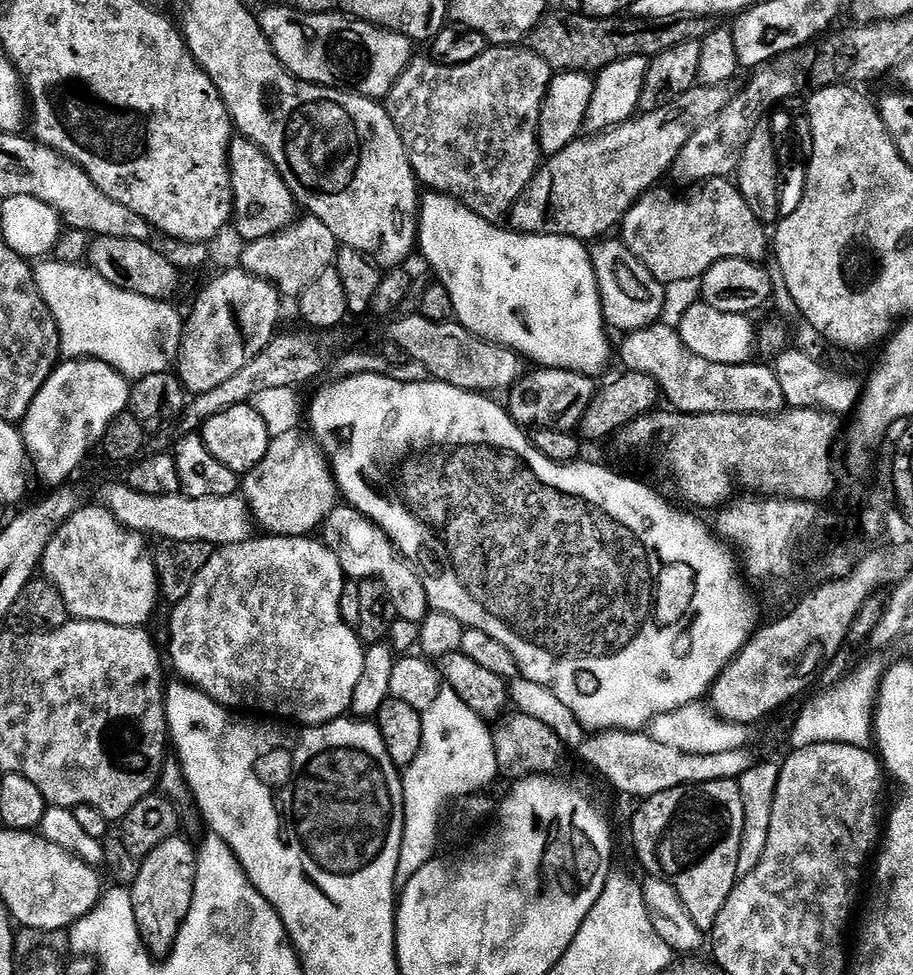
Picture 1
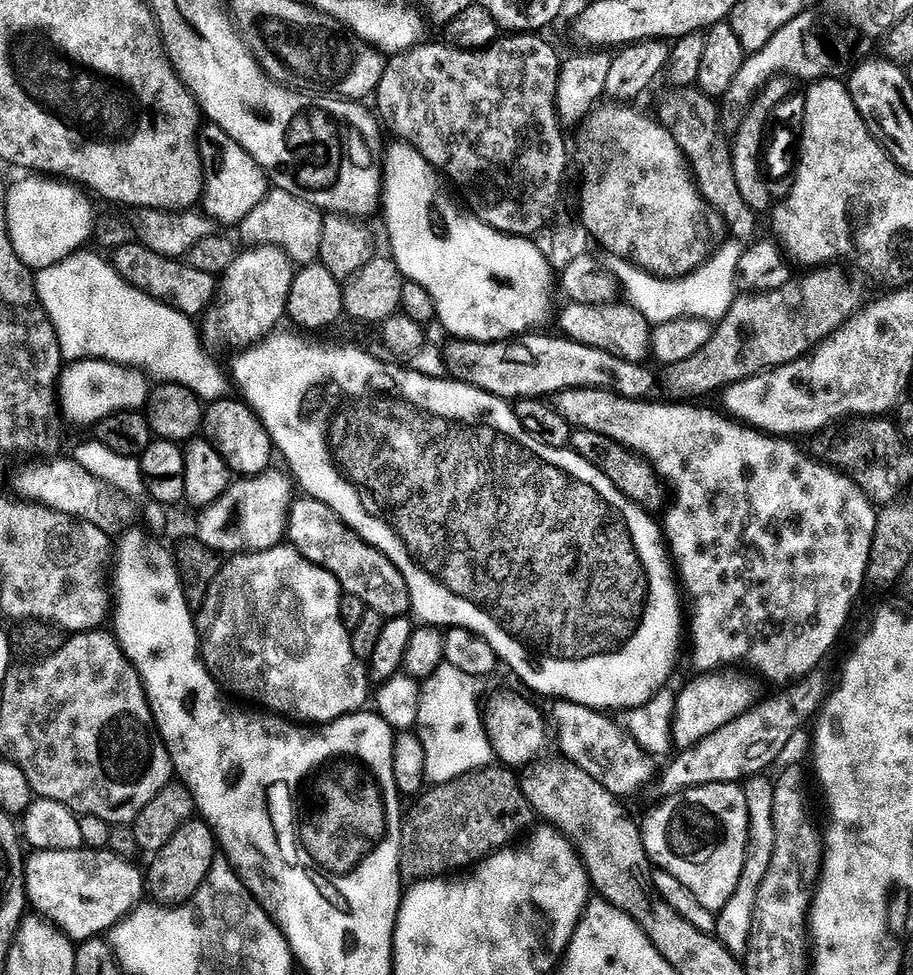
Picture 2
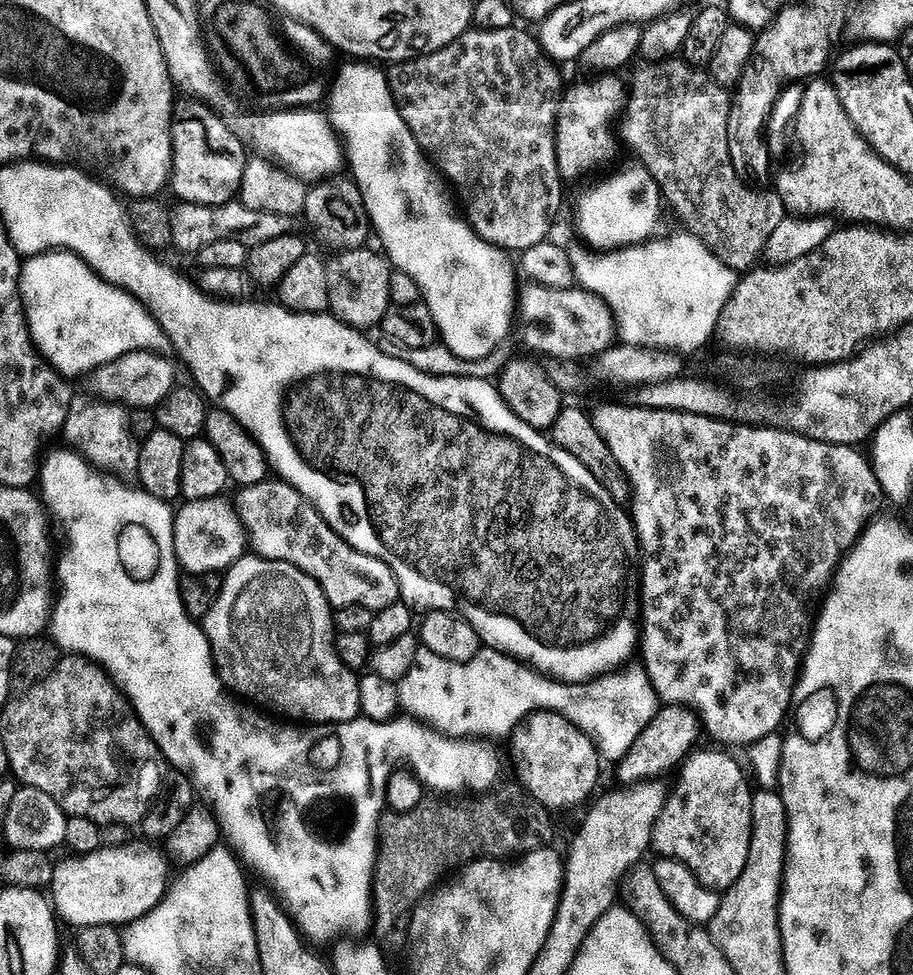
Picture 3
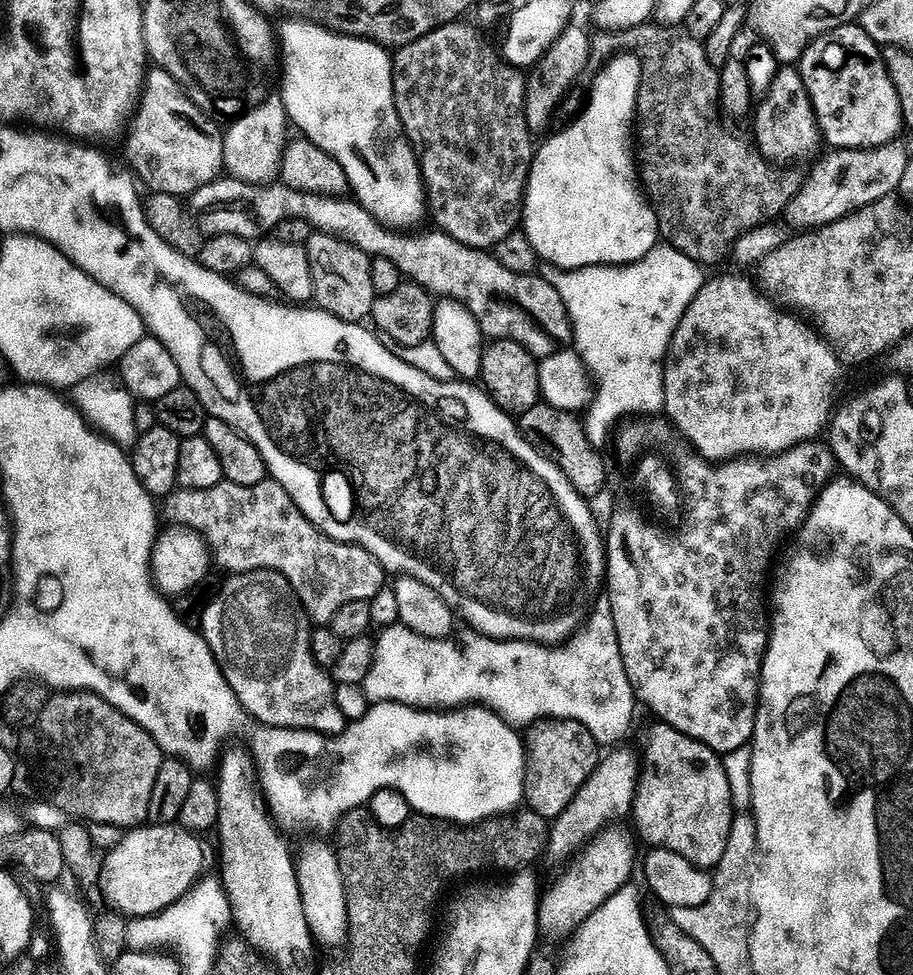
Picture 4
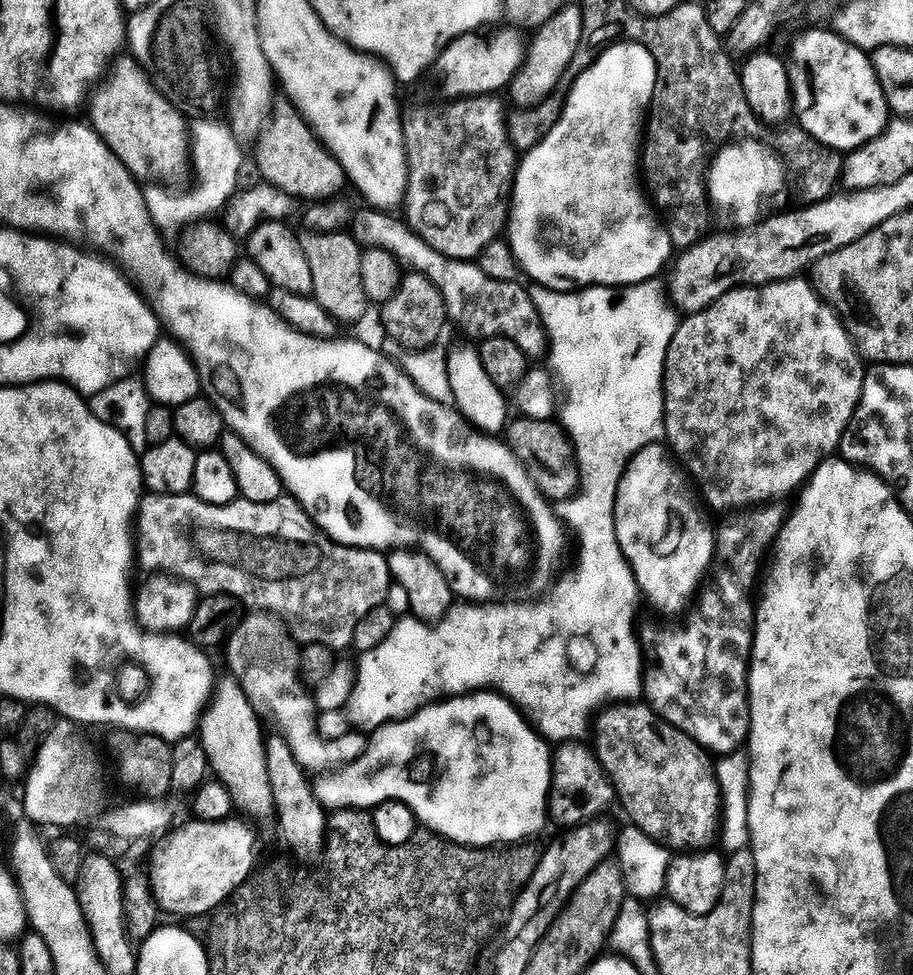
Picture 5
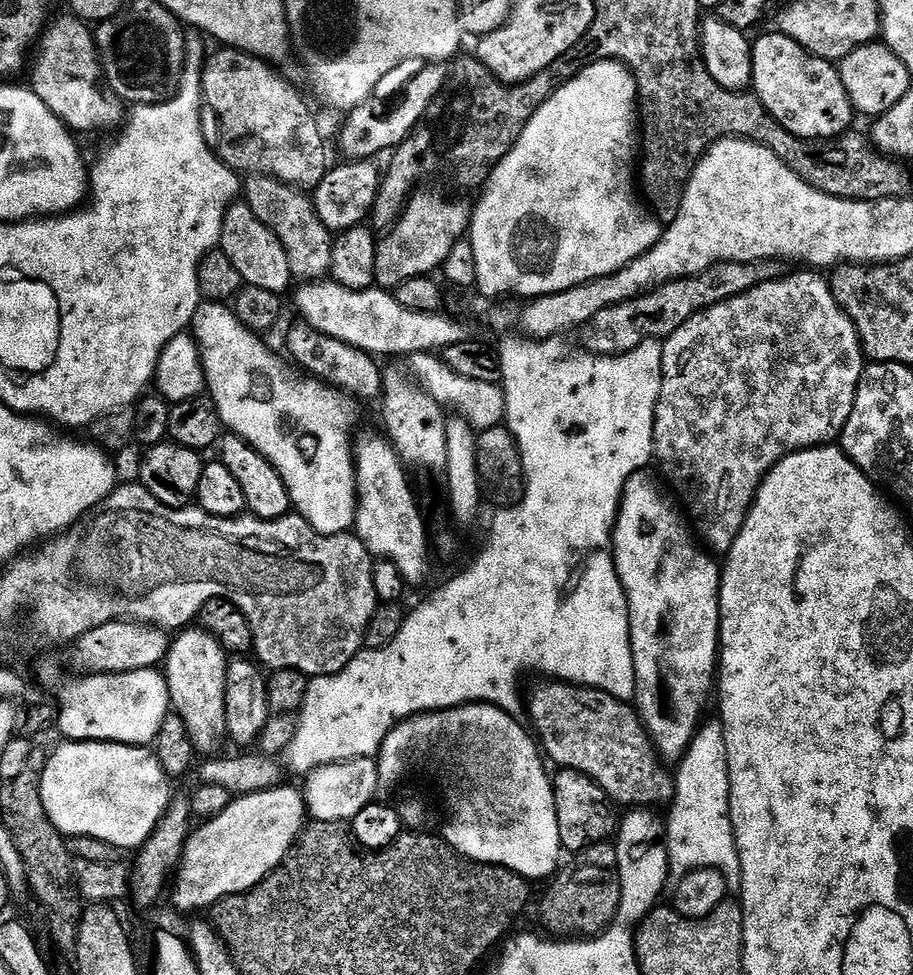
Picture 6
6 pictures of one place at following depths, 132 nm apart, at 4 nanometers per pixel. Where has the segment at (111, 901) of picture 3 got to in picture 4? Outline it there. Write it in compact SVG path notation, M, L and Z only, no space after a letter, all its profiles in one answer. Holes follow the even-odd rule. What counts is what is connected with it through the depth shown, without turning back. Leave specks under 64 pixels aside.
M155 823L131 829L125 835L128 837L106 856L106 884L112 887L109 892L107 889L106 896L128 918L158 916L170 906L179 904L193 891L194 885L201 879L199 876L204 872L201 837L175 823Z

